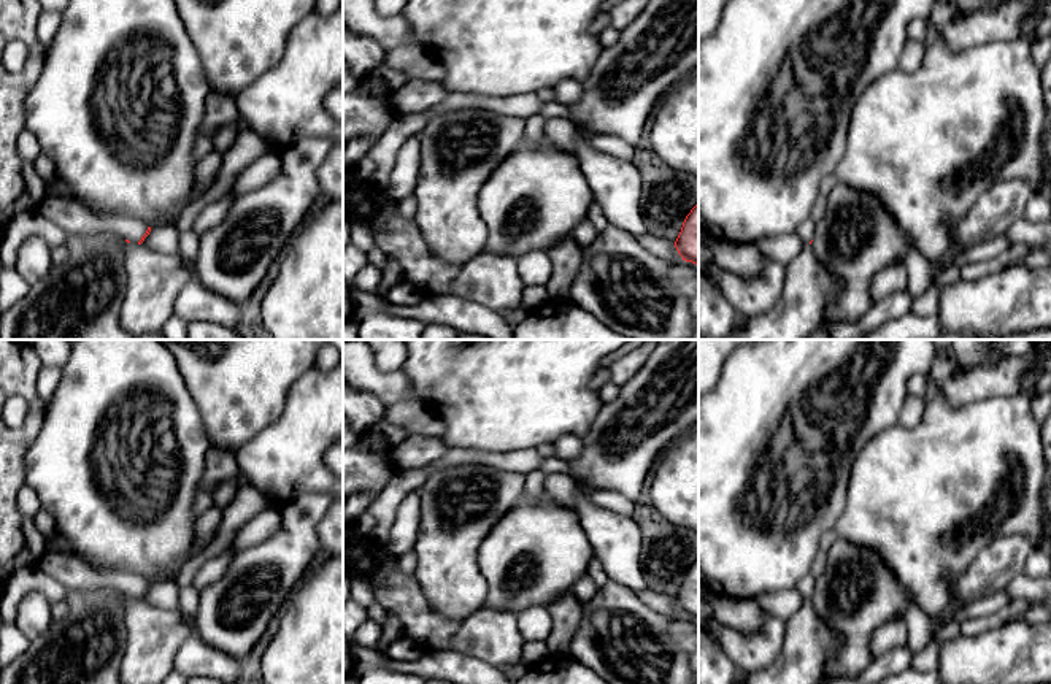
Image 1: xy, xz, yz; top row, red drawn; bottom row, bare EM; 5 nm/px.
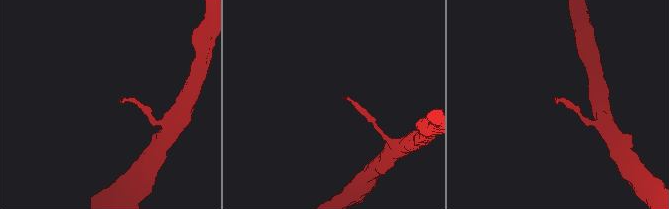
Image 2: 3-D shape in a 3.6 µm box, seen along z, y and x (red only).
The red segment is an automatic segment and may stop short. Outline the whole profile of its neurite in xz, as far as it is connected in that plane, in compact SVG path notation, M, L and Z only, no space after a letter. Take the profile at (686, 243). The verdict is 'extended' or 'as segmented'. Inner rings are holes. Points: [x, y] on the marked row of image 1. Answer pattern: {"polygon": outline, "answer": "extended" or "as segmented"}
{"polygon": "M699 203L686 216L675 248L683 260L699 265Z", "answer": "as segmented"}

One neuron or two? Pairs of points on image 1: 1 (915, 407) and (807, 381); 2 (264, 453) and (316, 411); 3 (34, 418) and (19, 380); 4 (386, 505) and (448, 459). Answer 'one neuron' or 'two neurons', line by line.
1: two neurons
2: one neuron
3: one neuron
4: one neuron

